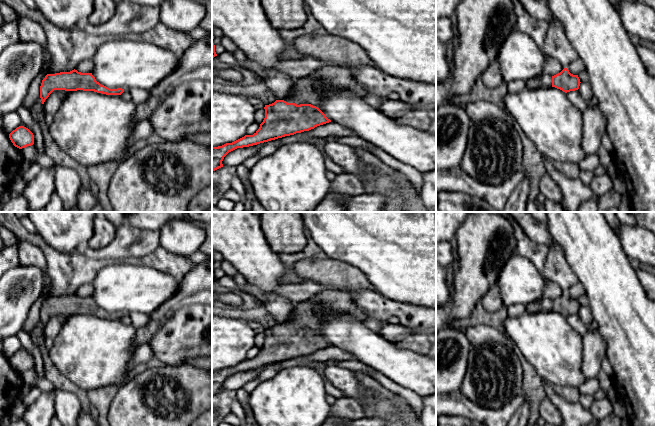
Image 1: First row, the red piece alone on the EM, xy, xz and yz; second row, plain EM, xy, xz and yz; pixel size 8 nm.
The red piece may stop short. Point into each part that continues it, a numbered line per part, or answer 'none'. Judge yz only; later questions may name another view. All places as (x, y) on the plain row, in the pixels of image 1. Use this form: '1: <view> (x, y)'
1: yz (544, 304)

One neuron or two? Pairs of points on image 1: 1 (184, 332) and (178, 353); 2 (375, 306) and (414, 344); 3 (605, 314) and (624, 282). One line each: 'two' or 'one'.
1: one
2: one
3: one

